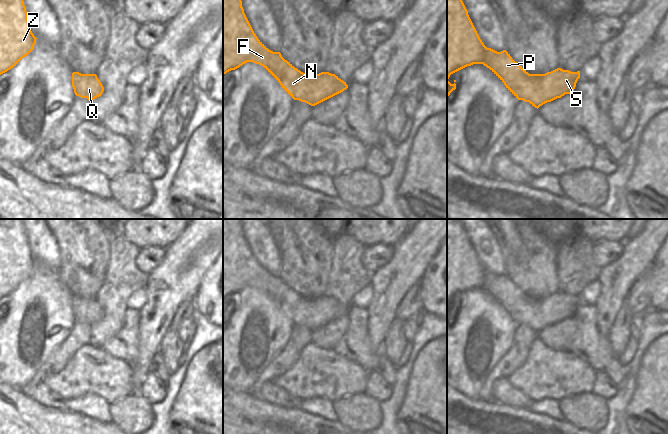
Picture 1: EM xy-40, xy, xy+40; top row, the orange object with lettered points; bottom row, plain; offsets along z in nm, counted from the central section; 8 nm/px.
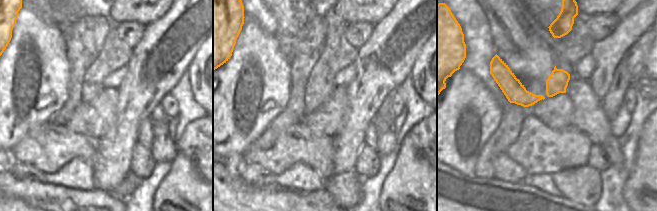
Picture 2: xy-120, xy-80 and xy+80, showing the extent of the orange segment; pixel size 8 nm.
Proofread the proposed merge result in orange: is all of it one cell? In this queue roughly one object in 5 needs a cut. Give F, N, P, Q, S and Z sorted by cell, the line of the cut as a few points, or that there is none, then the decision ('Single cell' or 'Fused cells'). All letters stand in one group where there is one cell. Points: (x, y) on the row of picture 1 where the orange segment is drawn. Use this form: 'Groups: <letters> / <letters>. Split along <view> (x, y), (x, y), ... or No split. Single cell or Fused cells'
Groups: F N P Q S Z. No split. Single cell

